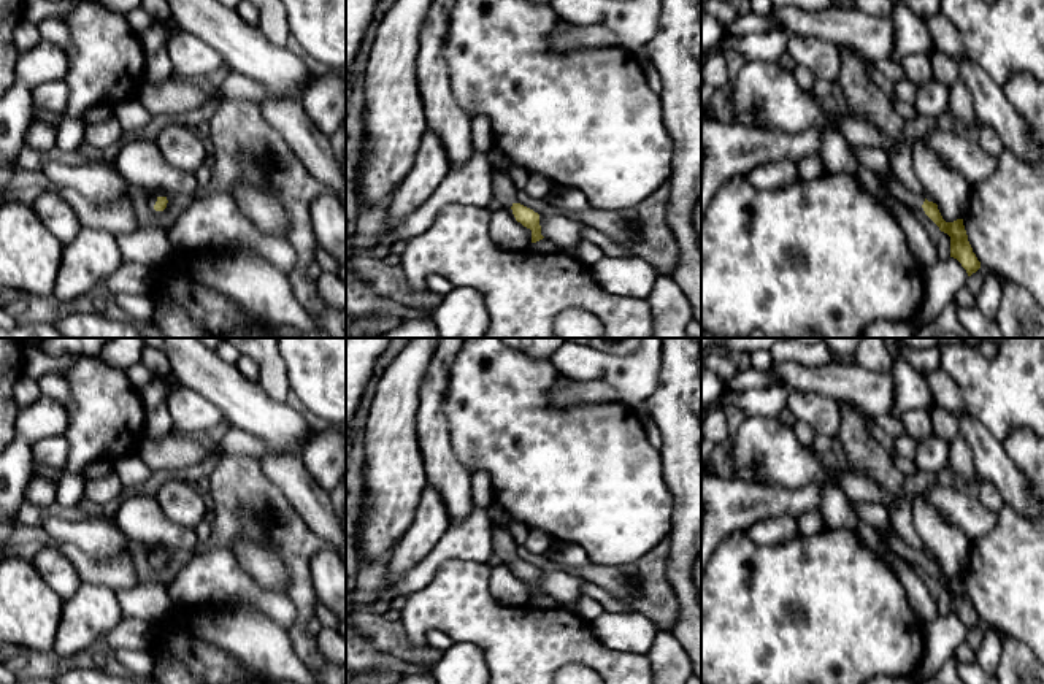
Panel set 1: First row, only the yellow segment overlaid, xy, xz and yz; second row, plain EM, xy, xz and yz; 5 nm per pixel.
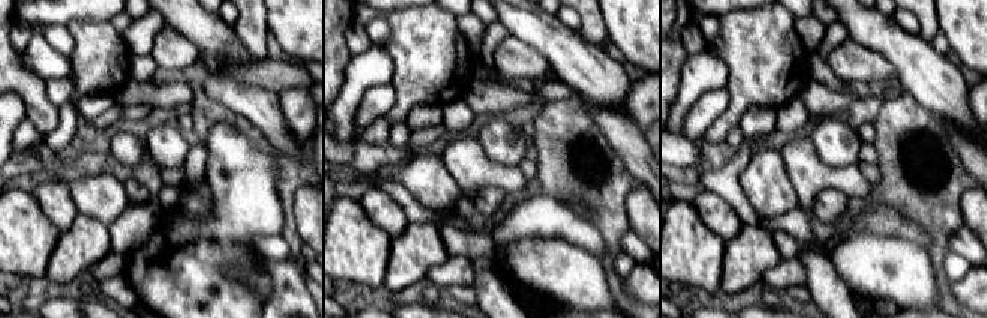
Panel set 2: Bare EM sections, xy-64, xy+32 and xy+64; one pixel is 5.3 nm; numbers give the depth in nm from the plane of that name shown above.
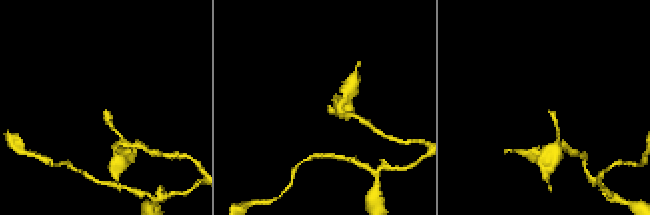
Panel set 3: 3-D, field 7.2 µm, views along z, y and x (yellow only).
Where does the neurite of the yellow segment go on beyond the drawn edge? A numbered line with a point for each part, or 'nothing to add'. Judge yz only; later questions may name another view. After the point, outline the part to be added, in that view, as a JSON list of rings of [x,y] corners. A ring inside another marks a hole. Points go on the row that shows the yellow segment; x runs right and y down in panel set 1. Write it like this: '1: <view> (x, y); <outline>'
1: yz (892, 183); [[[893,171],[881,175],[881,181],[885,184],[887,190],[903,205],[914,209],[922,206],[925,202],[925,195],[912,194],[896,176]]]

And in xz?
1: xz (503, 188); [[[492,173],[492,194],[503,208],[511,208],[517,197],[517,187],[506,173]]]

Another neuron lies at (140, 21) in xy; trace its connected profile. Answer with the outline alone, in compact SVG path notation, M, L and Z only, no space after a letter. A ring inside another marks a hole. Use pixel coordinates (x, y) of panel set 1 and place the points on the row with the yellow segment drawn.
M140 6L127 13L127 21L130 29L140 35L149 30L157 19L154 19L148 11Z

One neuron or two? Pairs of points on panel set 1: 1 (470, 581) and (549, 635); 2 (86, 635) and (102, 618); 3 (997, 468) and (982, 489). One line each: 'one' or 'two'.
1: one
2: one
3: two

